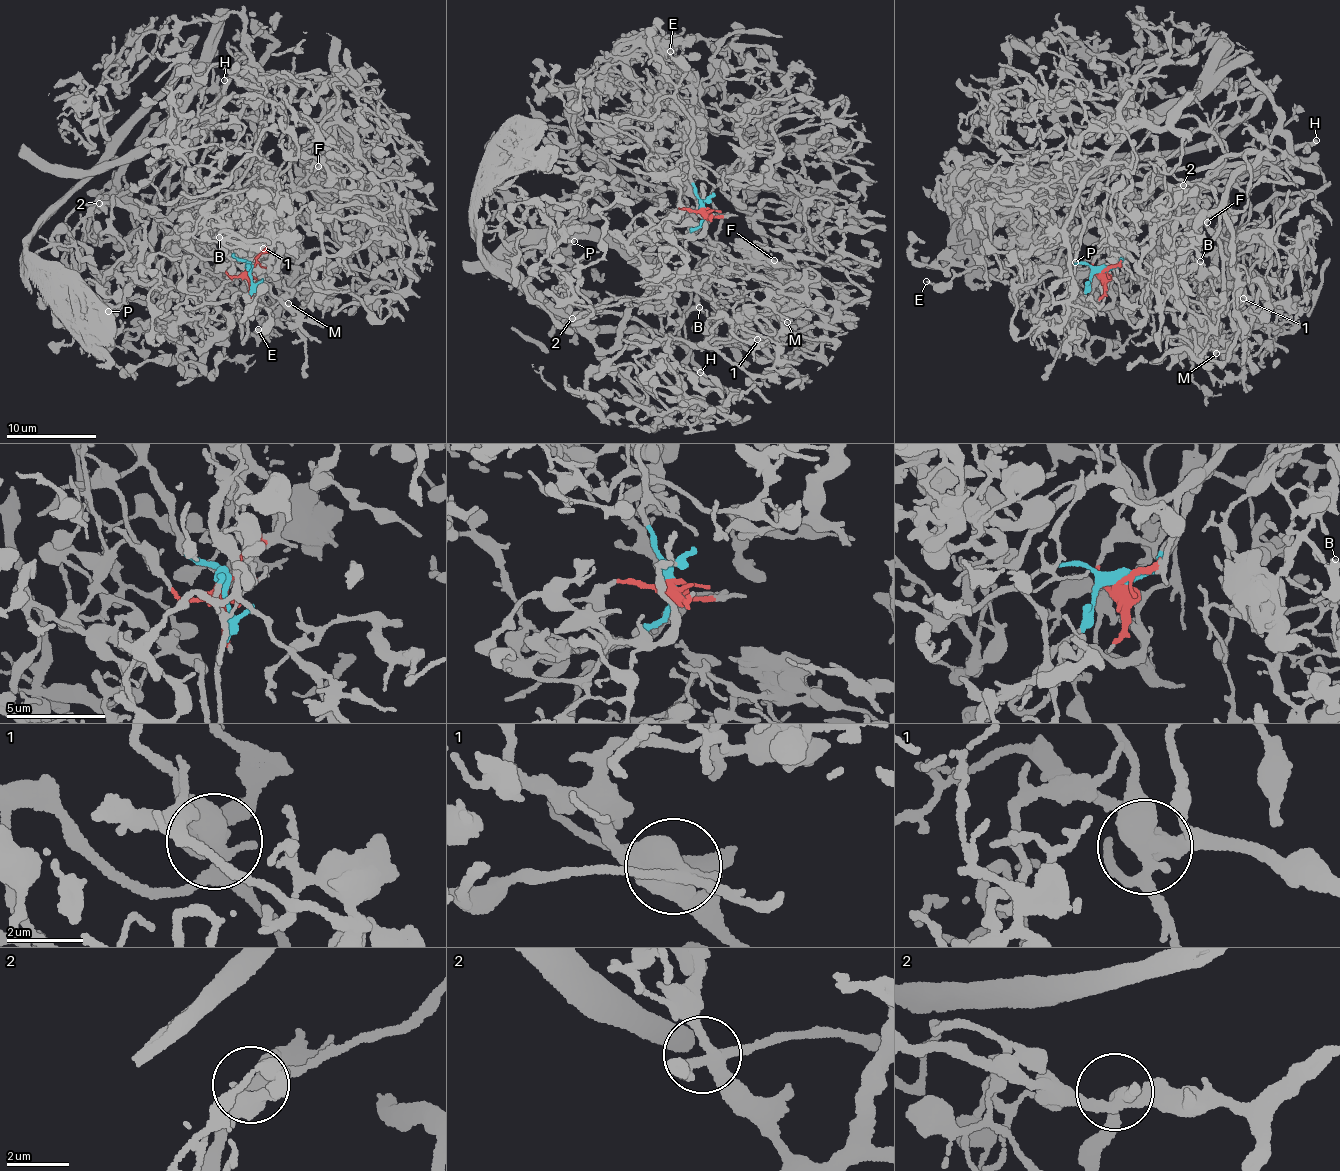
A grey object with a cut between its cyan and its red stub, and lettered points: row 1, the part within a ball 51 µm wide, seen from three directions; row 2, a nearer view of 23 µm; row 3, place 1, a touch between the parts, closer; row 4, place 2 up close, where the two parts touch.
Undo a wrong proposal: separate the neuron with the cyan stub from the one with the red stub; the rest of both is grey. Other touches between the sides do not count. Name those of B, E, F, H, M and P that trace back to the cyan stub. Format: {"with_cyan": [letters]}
{"with_cyan": ["B", "E", "F", "H", "M", "P"]}

